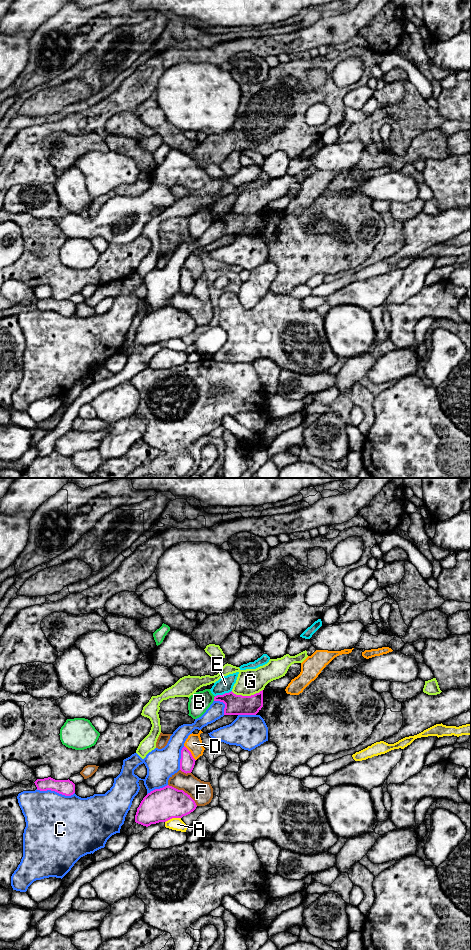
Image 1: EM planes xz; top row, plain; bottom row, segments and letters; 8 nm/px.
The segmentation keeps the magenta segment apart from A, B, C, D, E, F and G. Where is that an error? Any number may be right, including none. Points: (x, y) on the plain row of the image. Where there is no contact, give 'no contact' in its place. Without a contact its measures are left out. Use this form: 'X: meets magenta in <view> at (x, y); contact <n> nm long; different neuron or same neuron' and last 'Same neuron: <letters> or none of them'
A: meets magenta in xz at (172, 337); contact 130 nm long; different neuron
B: meets magenta in xz at (214, 218); contact 40 nm long; different neuron
C: meets magenta in xz at (55, 311); contact 320 nm long; different neuron
D: meets magenta in xz at (190, 273); contact 160 nm long; different neuron
E: meets magenta in xz at (223, 214); contact 140 nm long; different neuron
F: meets magenta in xz at (182, 310); contact 300 nm long; different neuron
G: meets magenta in xz at (246, 216); contact 260 nm long; different neuron
Same neuron: none of them

